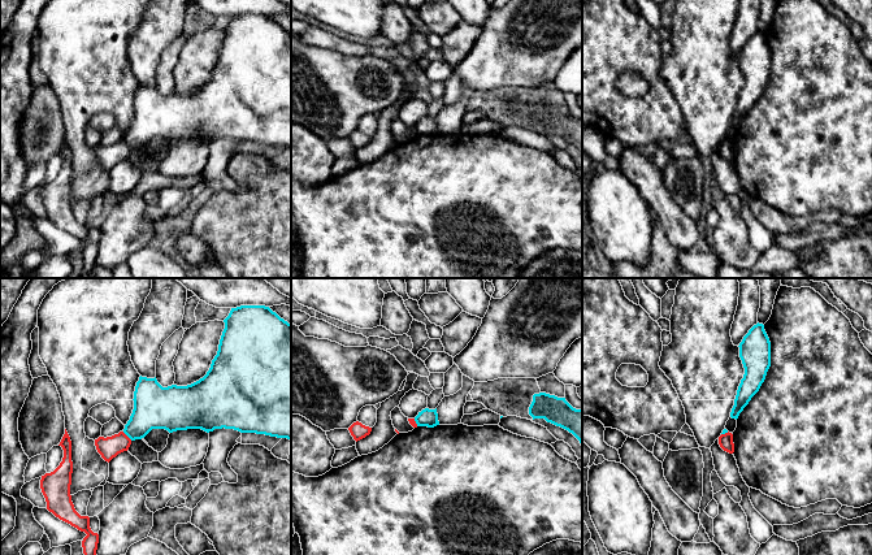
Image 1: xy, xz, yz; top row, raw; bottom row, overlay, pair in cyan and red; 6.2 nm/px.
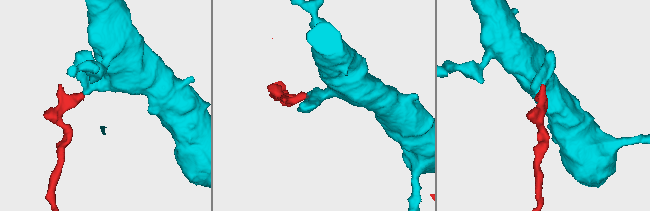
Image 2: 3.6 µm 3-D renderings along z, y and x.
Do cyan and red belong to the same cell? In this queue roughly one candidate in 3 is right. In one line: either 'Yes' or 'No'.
No

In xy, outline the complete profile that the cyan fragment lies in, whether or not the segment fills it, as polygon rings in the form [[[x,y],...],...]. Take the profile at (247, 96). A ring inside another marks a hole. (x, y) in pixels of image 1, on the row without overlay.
[[[265,14],[231,17],[224,31],[217,64],[199,90],[187,95],[162,96],[156,86],[139,86],[133,108],[134,118],[123,138],[131,149],[144,147],[152,138],[165,138],[169,142],[201,138],[209,142],[222,136],[291,149],[291,32]]]

